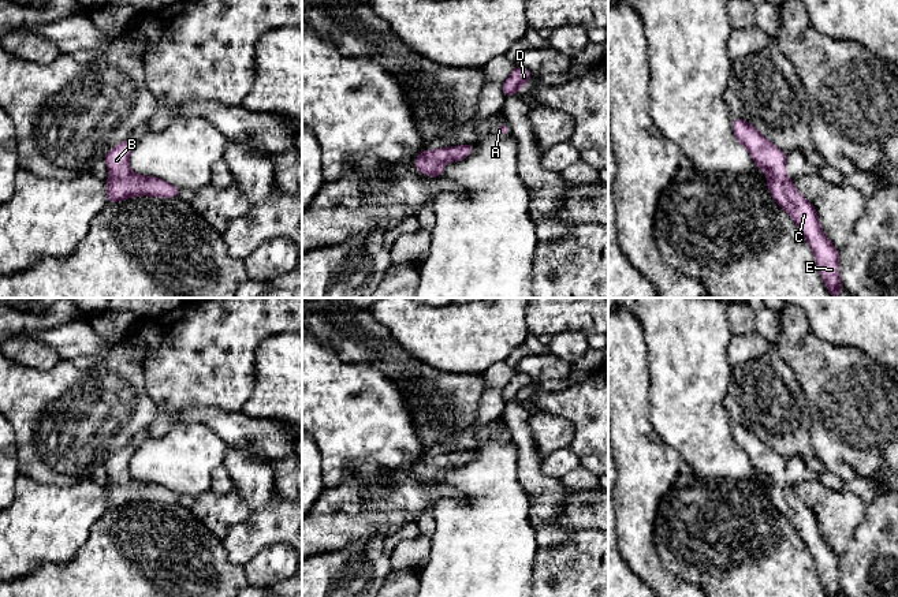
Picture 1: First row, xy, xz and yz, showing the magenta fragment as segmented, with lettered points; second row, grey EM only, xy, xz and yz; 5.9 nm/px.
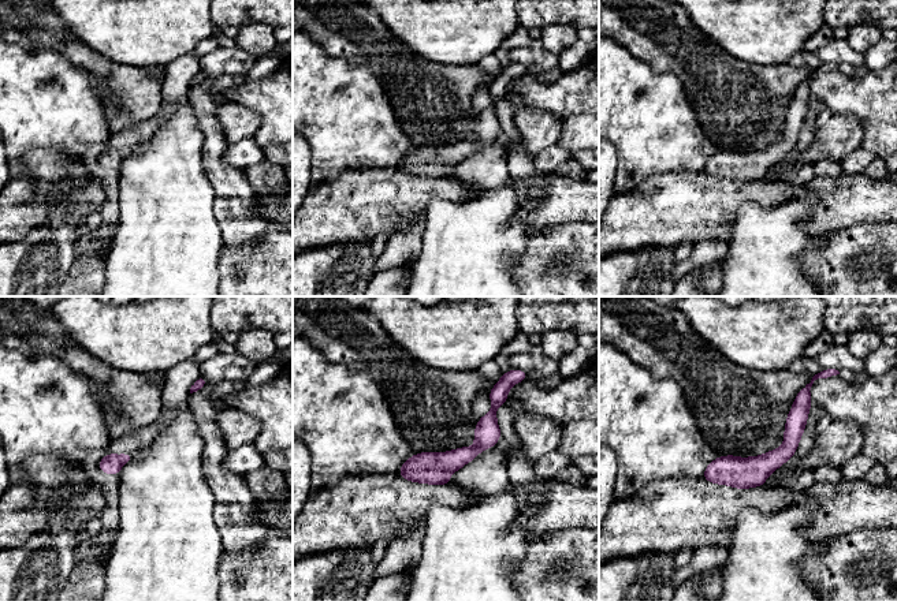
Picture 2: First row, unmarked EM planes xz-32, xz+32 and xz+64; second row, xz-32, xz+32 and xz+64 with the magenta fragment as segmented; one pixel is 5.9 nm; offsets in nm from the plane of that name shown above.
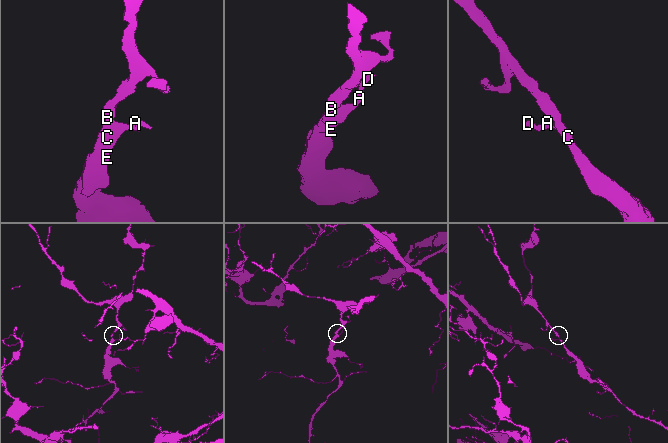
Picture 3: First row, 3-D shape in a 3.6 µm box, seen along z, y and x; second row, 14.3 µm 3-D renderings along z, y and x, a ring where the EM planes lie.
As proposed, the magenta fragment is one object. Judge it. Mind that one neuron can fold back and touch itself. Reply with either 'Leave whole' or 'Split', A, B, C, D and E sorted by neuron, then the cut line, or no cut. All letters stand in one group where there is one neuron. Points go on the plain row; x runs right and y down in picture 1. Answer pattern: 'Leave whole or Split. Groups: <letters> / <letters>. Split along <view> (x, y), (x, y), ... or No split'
Leave whole. Groups: A B C D E. No split

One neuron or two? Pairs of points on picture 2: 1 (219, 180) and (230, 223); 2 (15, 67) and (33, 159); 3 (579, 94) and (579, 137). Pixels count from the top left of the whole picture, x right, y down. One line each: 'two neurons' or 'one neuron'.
1: one neuron
2: two neurons
3: one neuron

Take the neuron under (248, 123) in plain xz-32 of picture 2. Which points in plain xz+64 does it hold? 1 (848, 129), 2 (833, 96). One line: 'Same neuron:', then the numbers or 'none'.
Same neuron: 1

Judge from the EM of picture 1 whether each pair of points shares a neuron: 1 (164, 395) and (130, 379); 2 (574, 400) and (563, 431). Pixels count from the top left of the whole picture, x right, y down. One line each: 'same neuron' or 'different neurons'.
1: different neurons
2: different neurons

